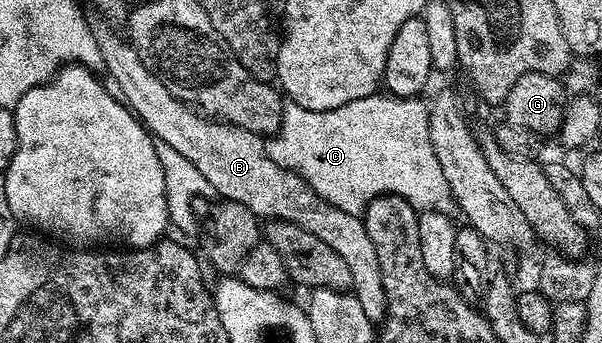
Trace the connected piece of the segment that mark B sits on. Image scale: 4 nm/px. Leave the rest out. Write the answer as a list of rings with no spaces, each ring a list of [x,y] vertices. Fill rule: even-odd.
[[[100,28],[95,35],[101,47],[102,68],[106,75],[118,80],[125,91],[127,108],[142,121],[148,133],[156,141],[169,143],[173,151],[185,155],[185,159],[189,159],[189,163],[193,163],[193,167],[205,175],[208,186],[219,192],[222,200],[241,203],[260,219],[293,223],[317,235],[321,243],[329,243],[329,247],[333,247],[333,251],[345,259],[351,276],[351,289],[365,315],[369,315],[373,323],[382,322],[387,312],[385,287],[381,283],[377,253],[373,251],[373,241],[365,231],[362,216],[341,211],[341,207],[333,207],[333,203],[325,203],[325,199],[321,199],[321,195],[317,195],[313,187],[305,183],[305,179],[273,163],[260,134],[196,111],[188,102],[172,93],[165,82],[157,79],[157,75],[153,75],[145,63],[141,63],[130,40],[123,38],[122,41],[117,34],[110,33],[115,31],[107,29]]]

